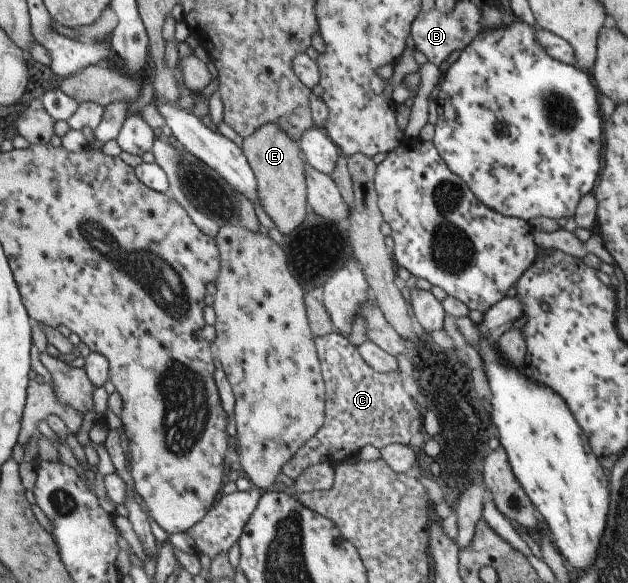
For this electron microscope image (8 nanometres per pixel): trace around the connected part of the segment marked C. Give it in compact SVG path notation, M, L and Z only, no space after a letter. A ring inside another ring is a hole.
M335 331L314 337L314 346L325 386L323 424L289 462L285 462L281 473L294 481L309 466L319 463L336 466L356 456L367 444L378 450L391 443L409 445L409 438L419 432L422 420L413 406L415 400L403 390L397 371L375 372L361 359L356 347Z

